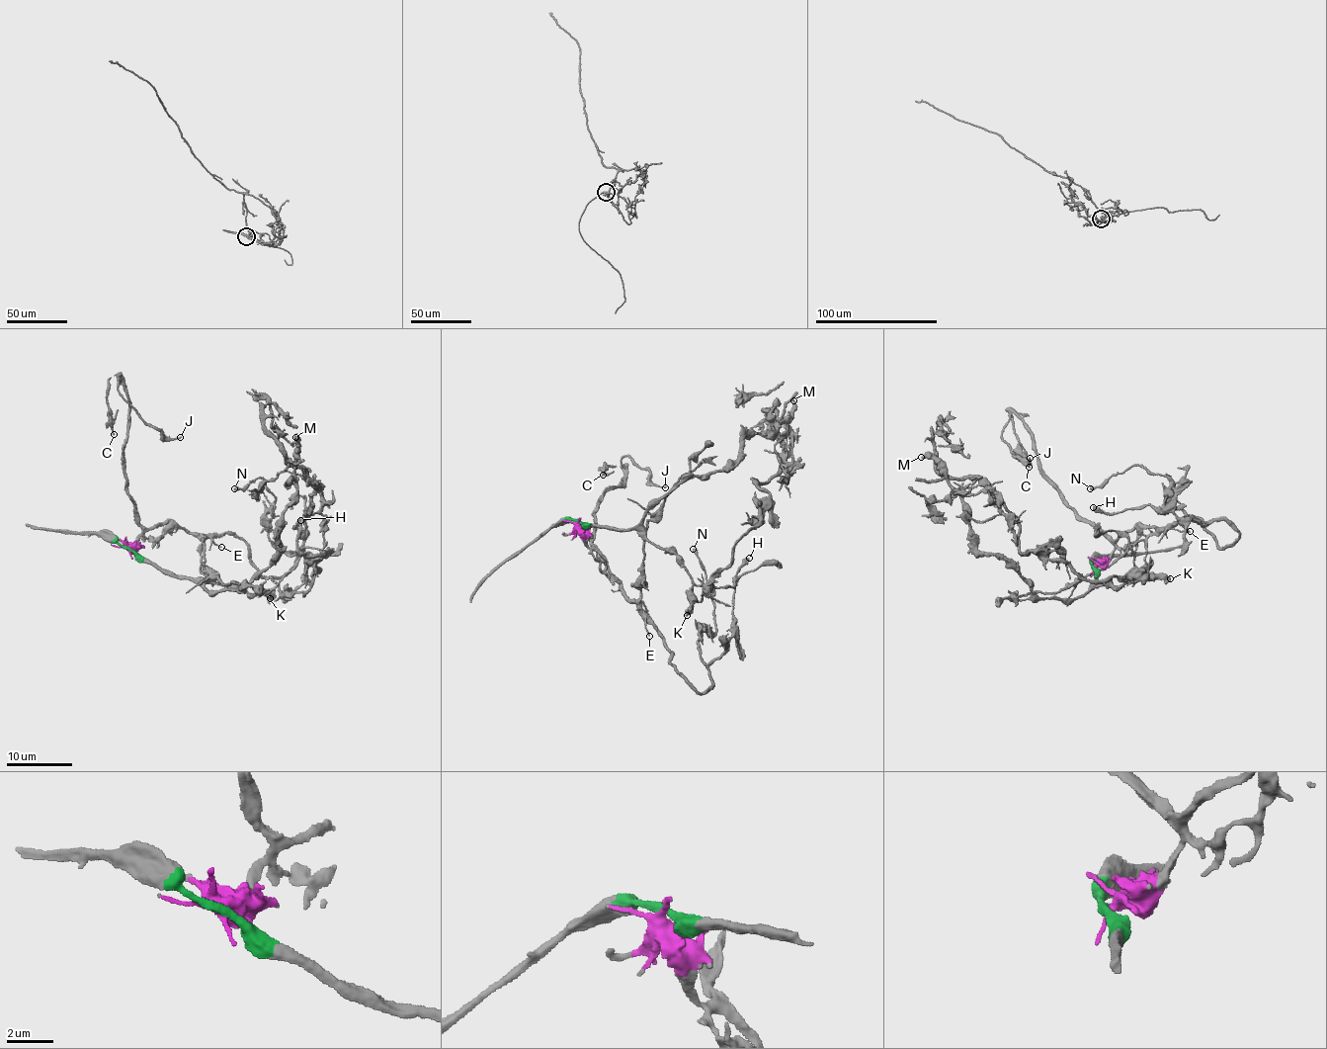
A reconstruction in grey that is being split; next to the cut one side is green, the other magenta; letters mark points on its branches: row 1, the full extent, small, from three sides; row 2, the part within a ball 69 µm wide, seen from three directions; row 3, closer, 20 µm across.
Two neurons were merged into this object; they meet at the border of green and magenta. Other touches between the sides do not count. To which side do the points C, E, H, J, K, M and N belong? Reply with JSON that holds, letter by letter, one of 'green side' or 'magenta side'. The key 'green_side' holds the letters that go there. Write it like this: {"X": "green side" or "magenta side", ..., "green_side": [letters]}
{"C": "magenta side", "E": "magenta side", "H": "magenta side", "J": "magenta side", "K": "green side", "M": "green side", "N": "magenta side", "green_side": ["K", "M"]}

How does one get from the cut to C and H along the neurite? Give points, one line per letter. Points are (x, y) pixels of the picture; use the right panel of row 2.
C: (1094, 568), (1104, 563), (1115, 544), (1068, 503), (1040, 467), (1032, 431), (1010, 411), (1018, 455), (1029, 468)
H: (1094, 568), (1136, 527), (1197, 516), (1220, 547), (1239, 534), (1224, 520), (1180, 519), (1149, 505), (1092, 507)

